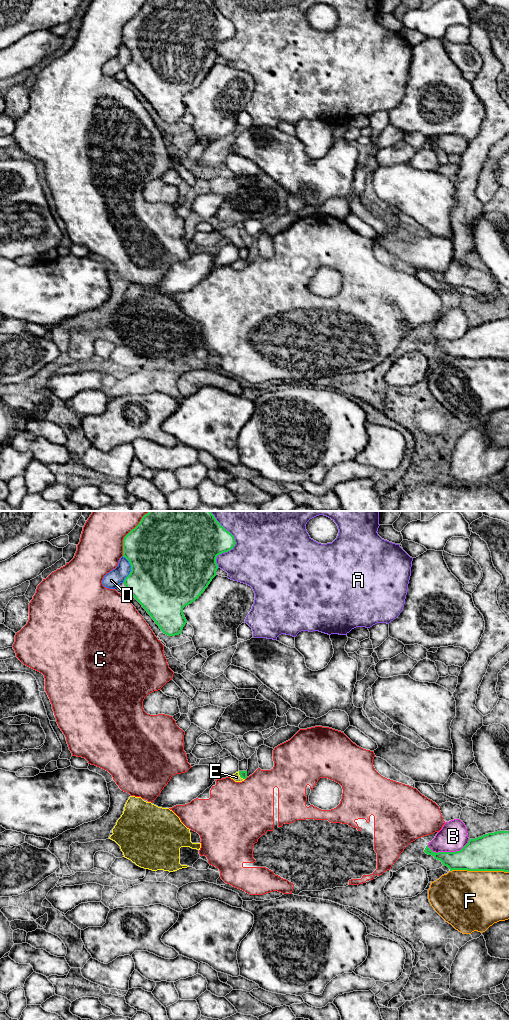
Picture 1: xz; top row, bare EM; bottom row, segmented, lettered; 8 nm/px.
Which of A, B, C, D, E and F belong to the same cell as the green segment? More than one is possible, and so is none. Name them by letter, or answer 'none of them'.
none of them

